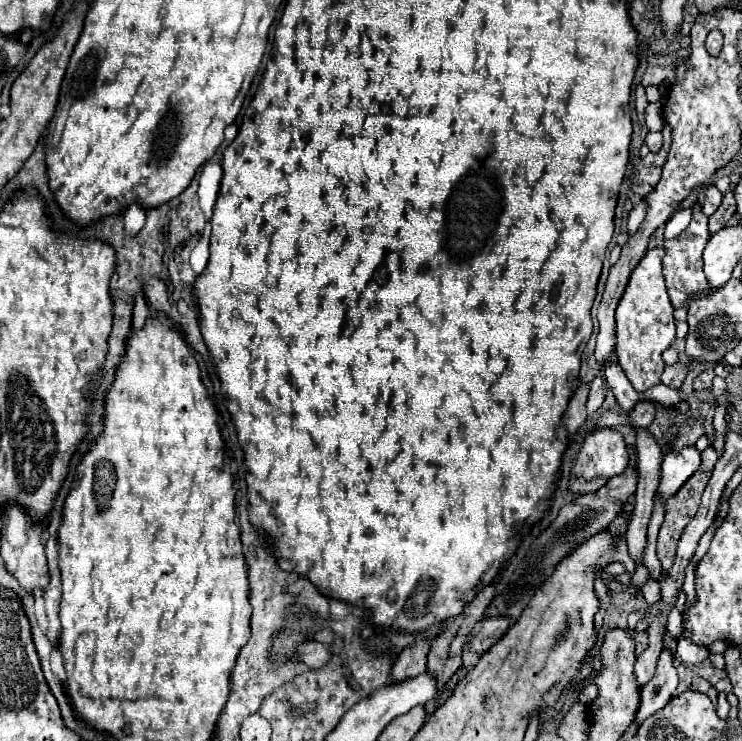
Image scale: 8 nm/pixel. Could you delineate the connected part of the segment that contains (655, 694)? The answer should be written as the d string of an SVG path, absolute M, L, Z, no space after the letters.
M662 650L654 678L640 690L640 712L636 712L636 722L644 722L650 714L662 710L674 696L678 686L678 672L672 666L672 652Z

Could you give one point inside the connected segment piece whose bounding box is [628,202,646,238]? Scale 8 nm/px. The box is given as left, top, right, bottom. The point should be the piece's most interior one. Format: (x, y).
(637, 215)

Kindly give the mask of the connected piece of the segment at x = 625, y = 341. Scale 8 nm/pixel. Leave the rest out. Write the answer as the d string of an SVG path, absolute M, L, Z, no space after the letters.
M652 248L644 254L644 260L632 272L626 292L616 308L616 358L620 360L620 366L624 368L624 374L636 392L646 392L648 388L662 382L662 352L670 348L676 334L676 324L672 318L674 308L662 278L662 258L664 248Z

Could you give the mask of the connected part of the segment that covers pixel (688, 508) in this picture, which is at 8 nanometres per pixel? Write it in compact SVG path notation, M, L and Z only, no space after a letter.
M708 446L702 452L700 468L686 480L686 484L676 492L676 496L668 500L668 510L658 534L658 550L656 550L664 570L670 570L674 564L678 540L686 524L692 520L692 516L700 506L700 496L712 476L712 468L716 466L716 460L718 460L718 452L712 446Z

